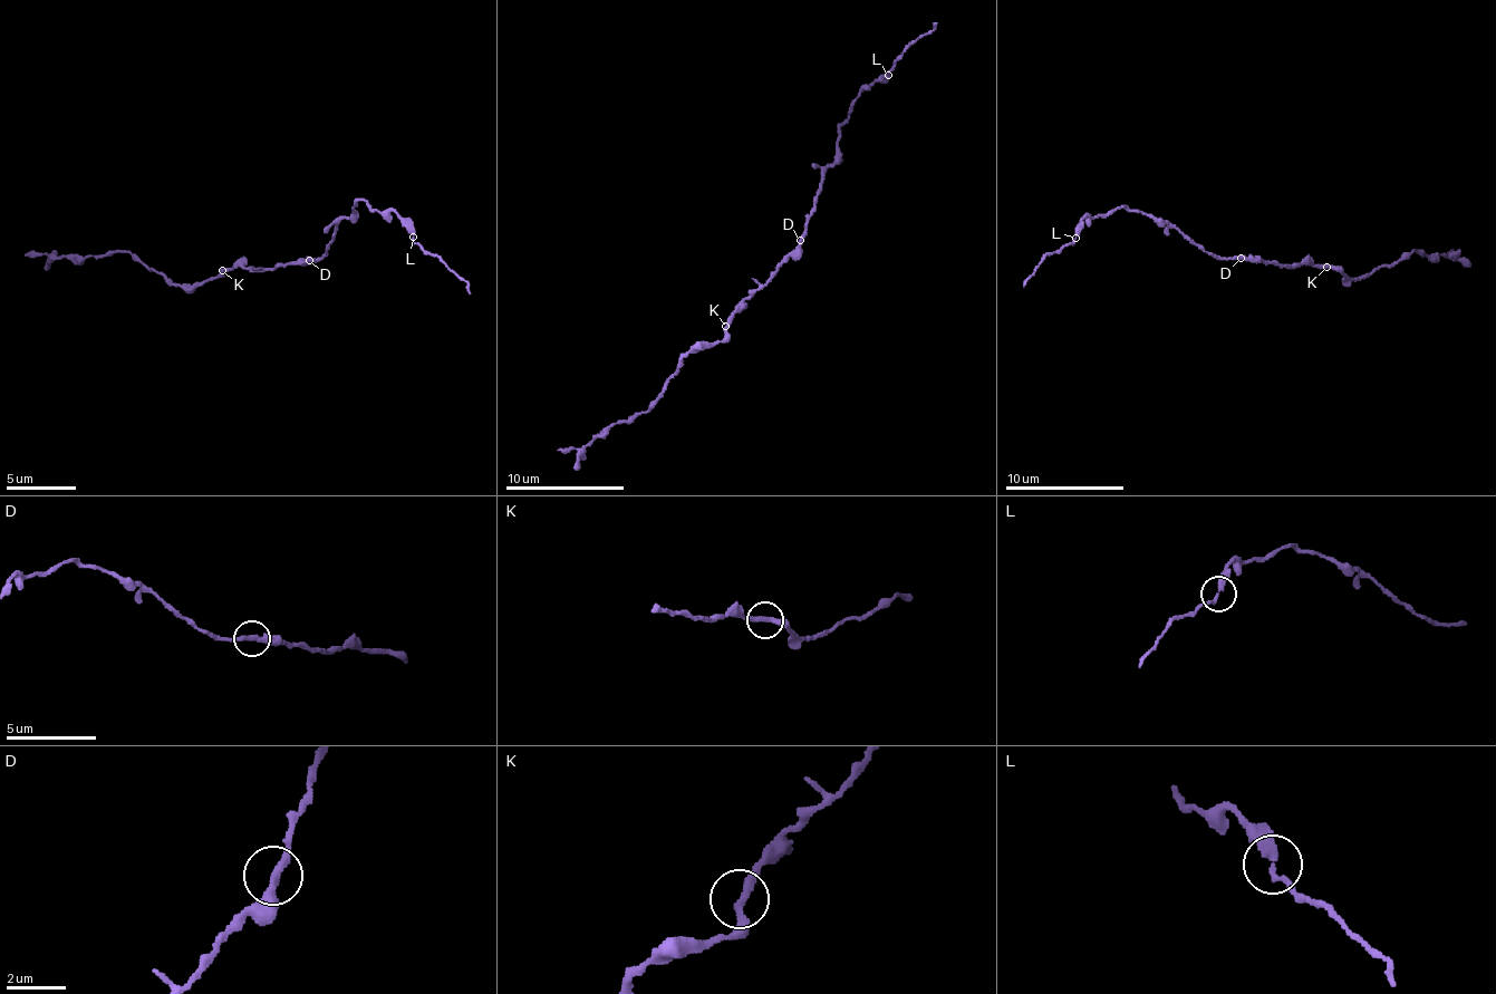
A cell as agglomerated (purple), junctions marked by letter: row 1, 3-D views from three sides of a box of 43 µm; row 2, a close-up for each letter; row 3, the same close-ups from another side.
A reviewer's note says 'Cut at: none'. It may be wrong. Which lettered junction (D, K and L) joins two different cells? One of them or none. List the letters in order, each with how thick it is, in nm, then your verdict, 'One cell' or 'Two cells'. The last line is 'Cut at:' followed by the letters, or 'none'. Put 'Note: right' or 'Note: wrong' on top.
Note: right
D: Thickness 280 nm. One cell
K: Thickness 280 nm. One cell
L: Thickness 280 nm. One cell
Cut at: none

